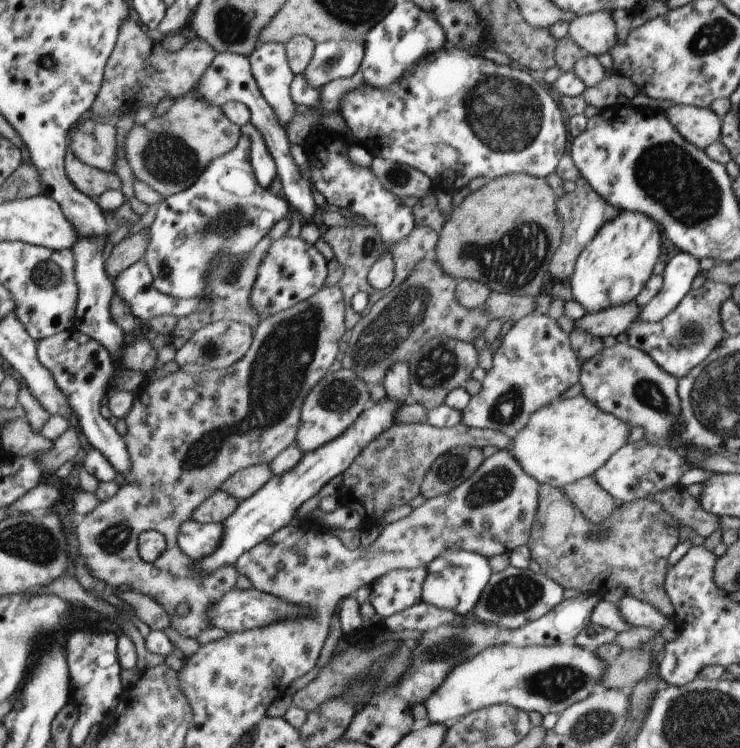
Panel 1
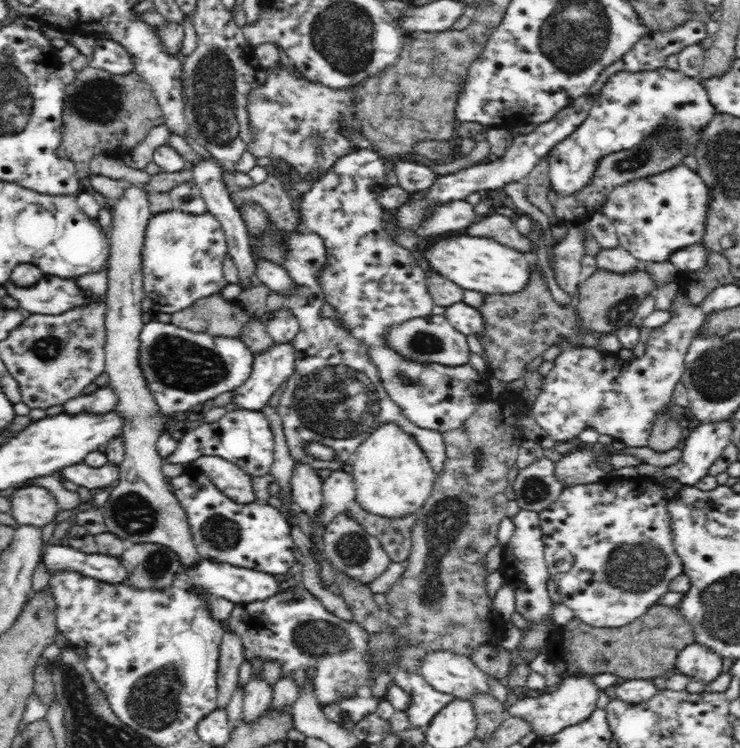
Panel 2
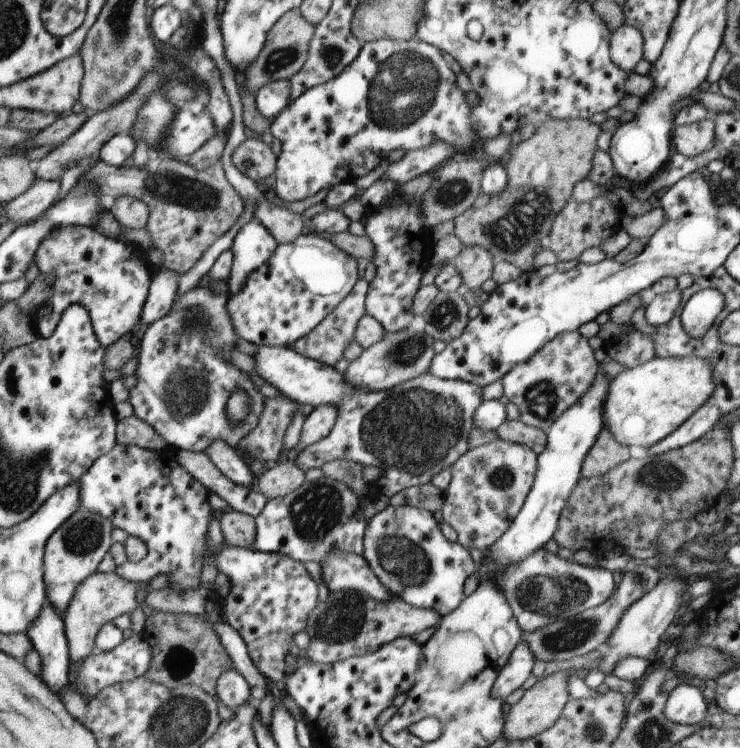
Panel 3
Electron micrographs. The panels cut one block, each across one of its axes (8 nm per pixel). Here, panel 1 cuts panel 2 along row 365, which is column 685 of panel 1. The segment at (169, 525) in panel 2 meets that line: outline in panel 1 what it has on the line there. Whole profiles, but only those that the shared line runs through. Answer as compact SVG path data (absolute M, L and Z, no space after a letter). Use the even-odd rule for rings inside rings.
M675 105L665 110L670 124L680 136L705 150L721 138L721 118L711 108L700 108L694 105Z

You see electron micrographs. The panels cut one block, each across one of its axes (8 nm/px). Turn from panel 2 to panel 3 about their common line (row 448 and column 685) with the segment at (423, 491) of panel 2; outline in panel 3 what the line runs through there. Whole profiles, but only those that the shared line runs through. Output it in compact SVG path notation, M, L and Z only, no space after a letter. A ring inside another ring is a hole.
M696 355L655 356L613 378L603 406L604 424L620 444L648 449L686 422L712 396L714 389L709 360Z

